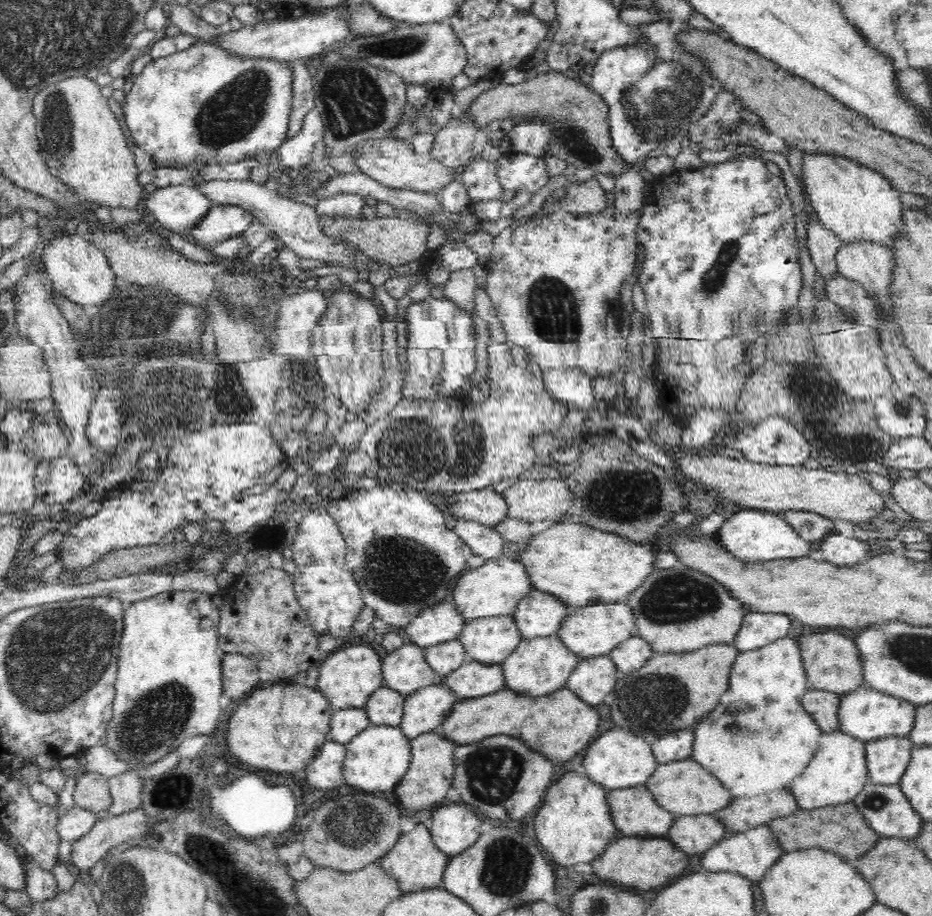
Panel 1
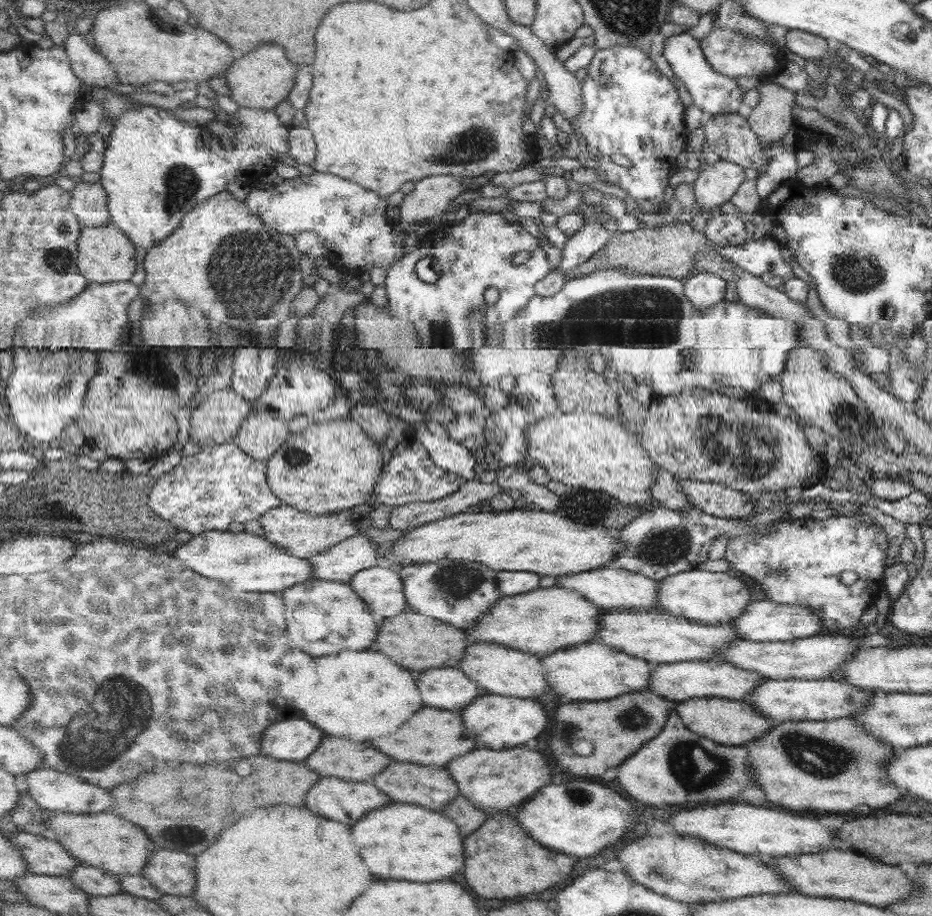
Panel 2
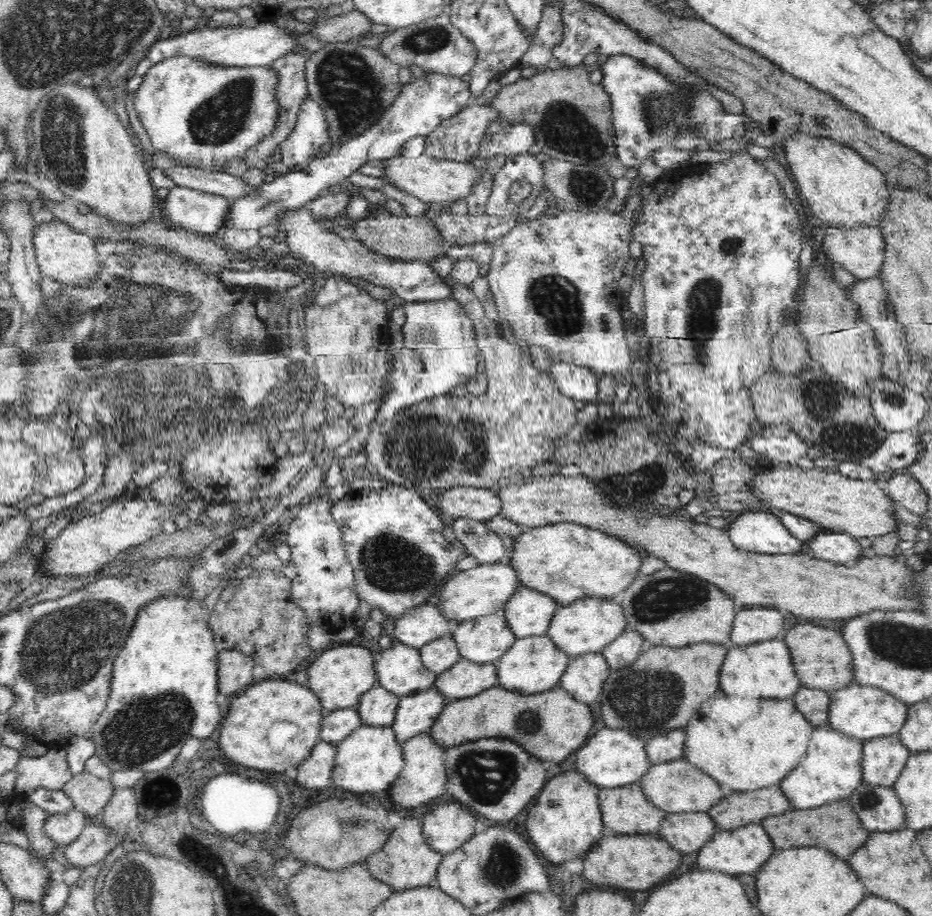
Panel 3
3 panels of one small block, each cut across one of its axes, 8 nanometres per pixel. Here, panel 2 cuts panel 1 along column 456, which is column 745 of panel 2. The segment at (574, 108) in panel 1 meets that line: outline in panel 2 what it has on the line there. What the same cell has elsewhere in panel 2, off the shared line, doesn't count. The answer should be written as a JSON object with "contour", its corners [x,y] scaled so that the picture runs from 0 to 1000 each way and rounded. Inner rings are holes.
{"contour":[[[819,91],[815,95],[810,96],[815,103],[815,111],[807,120],[800,121],[802,133],[806,136],[809,146],[813,148],[826,165],[834,163],[839,150],[850,140],[852,132],[850,129],[850,118],[854,111],[854,100],[845,98],[834,91]]]}

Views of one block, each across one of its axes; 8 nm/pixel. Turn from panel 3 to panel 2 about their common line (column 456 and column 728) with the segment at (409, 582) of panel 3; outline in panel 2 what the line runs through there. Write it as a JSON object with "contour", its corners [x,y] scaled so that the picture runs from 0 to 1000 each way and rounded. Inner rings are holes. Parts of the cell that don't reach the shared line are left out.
{"contour":[[[863,562],[852,567],[842,564],[833,572],[826,572],[826,578],[822,578],[820,582],[811,580],[805,584],[783,588],[777,609],[783,616],[783,624],[793,627],[811,642],[822,646],[824,655],[837,659],[861,660],[878,671],[883,679],[879,692],[883,693],[899,690],[905,686],[918,687],[928,664],[938,659],[950,635],[953,594],[955,593],[948,576],[933,568],[894,563],[876,570],[871,564]],[[908,622],[913,622],[921,629],[921,633],[914,640],[908,640],[902,635],[902,627]]]}

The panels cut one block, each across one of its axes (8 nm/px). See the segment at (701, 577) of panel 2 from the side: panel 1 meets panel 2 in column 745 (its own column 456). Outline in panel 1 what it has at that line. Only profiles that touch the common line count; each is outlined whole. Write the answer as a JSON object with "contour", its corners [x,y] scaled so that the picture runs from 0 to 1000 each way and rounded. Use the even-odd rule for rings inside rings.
{"contour":[[[541,606],[523,611],[510,621],[504,620],[496,624],[495,629],[489,640],[486,640],[485,648],[488,663],[500,679],[525,672],[549,671],[556,656],[573,644],[560,616],[555,610],[543,609]]]}

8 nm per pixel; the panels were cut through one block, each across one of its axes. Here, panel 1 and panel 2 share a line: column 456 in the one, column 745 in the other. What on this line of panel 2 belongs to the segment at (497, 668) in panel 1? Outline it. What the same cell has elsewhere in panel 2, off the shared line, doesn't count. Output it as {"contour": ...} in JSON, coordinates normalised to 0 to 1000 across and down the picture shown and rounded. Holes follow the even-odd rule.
{"contour":[[[767,718],[766,721],[756,719],[755,722],[706,724],[701,734],[698,752],[708,760],[729,766],[762,760],[796,765],[802,763],[810,751],[821,743],[822,741],[811,733],[792,729],[790,726]]]}

